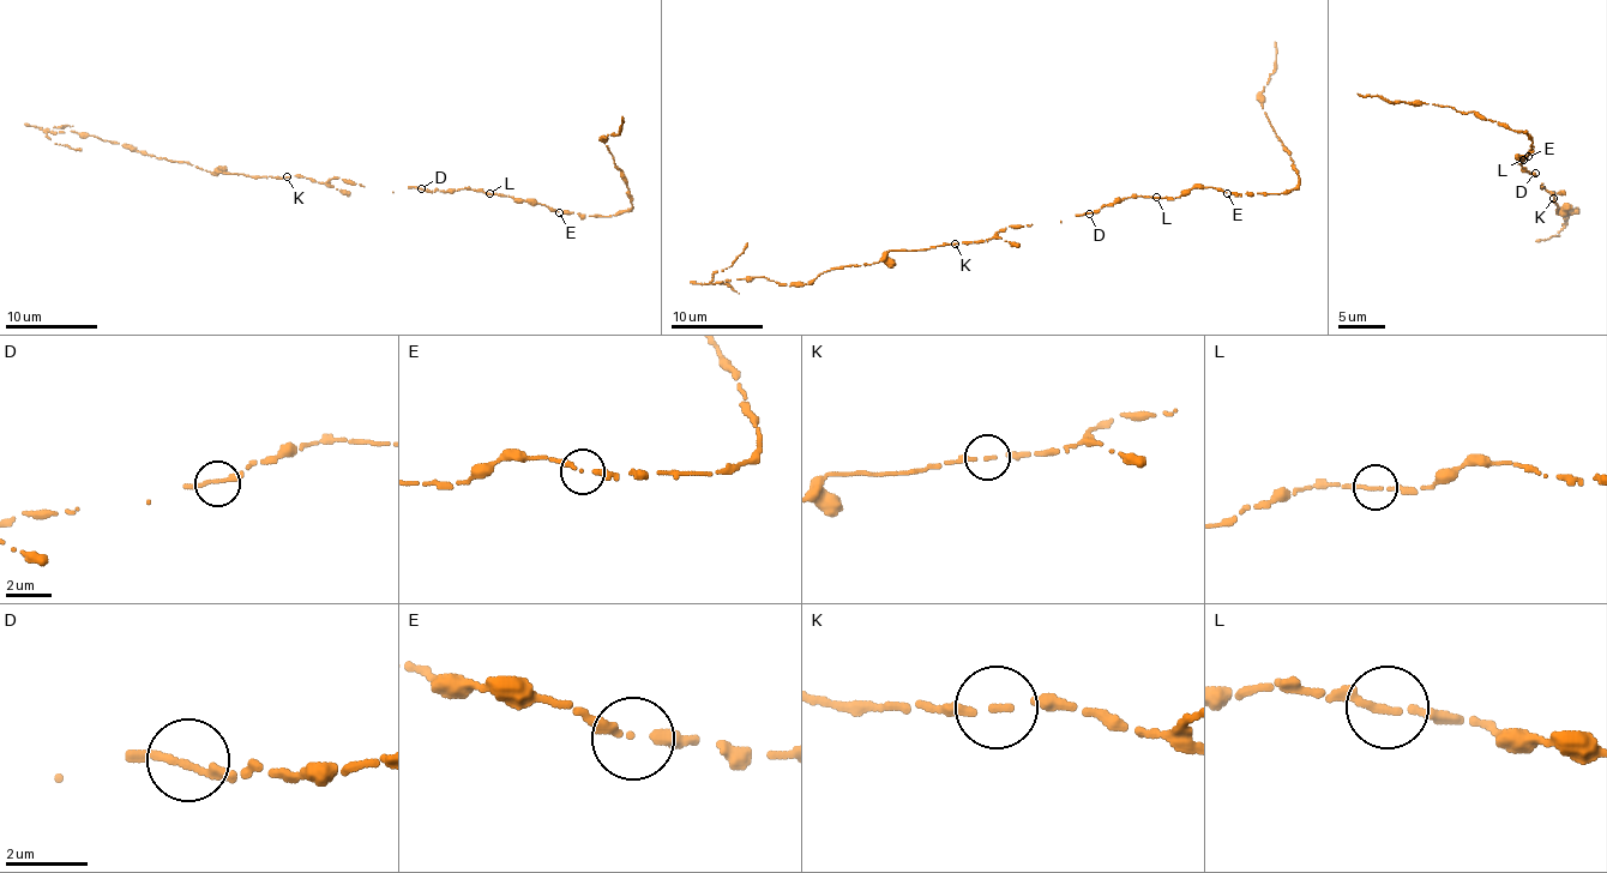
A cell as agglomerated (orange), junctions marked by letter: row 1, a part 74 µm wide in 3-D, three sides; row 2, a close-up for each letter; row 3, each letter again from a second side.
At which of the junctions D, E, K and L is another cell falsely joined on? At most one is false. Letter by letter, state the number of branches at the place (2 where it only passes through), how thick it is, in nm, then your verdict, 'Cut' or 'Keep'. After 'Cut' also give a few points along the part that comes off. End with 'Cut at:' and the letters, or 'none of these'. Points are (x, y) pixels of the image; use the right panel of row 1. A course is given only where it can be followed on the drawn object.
D: Branches: 2. Thickness 180 nm. Keep
E: Branches: 2. Thickness 190 nm. Keep
K: Branches: 2. Thickness 140 nm. Keep
L: Branches: 2. Thickness 170 nm. Keep
Cut at: none of these

